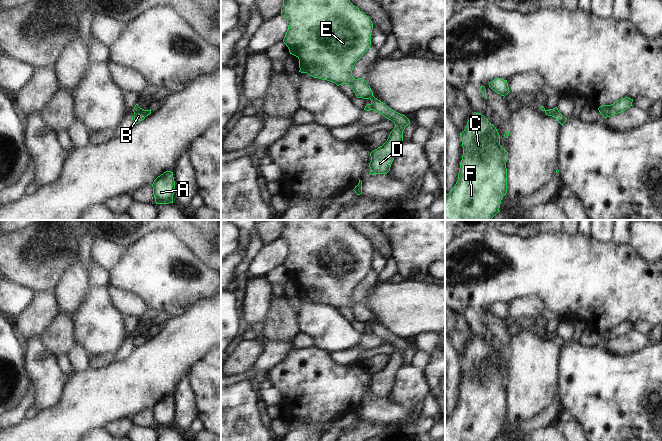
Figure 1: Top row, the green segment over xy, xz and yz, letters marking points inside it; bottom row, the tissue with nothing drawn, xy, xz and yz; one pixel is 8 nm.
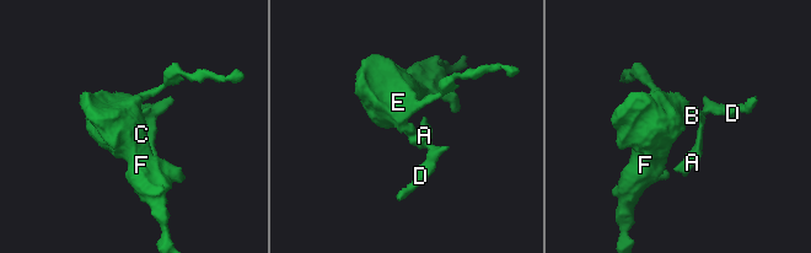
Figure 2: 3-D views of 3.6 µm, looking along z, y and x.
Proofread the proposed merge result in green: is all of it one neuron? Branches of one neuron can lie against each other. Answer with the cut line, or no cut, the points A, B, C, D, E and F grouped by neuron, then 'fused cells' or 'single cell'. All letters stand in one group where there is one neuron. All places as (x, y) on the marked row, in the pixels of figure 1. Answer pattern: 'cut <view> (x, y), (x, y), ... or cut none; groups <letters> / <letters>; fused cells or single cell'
cut yz (559, 112), (554, 117); groups A B C E F / D; fused cells

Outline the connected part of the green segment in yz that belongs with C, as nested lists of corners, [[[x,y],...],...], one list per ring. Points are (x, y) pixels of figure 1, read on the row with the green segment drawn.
[[[476,112],[469,118],[460,137],[463,155],[458,180],[445,195],[445,220],[492,220],[507,193],[508,152],[500,145],[496,127],[484,115]]]

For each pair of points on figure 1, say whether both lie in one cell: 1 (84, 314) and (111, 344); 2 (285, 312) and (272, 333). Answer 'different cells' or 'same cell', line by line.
1: same cell
2: same cell

